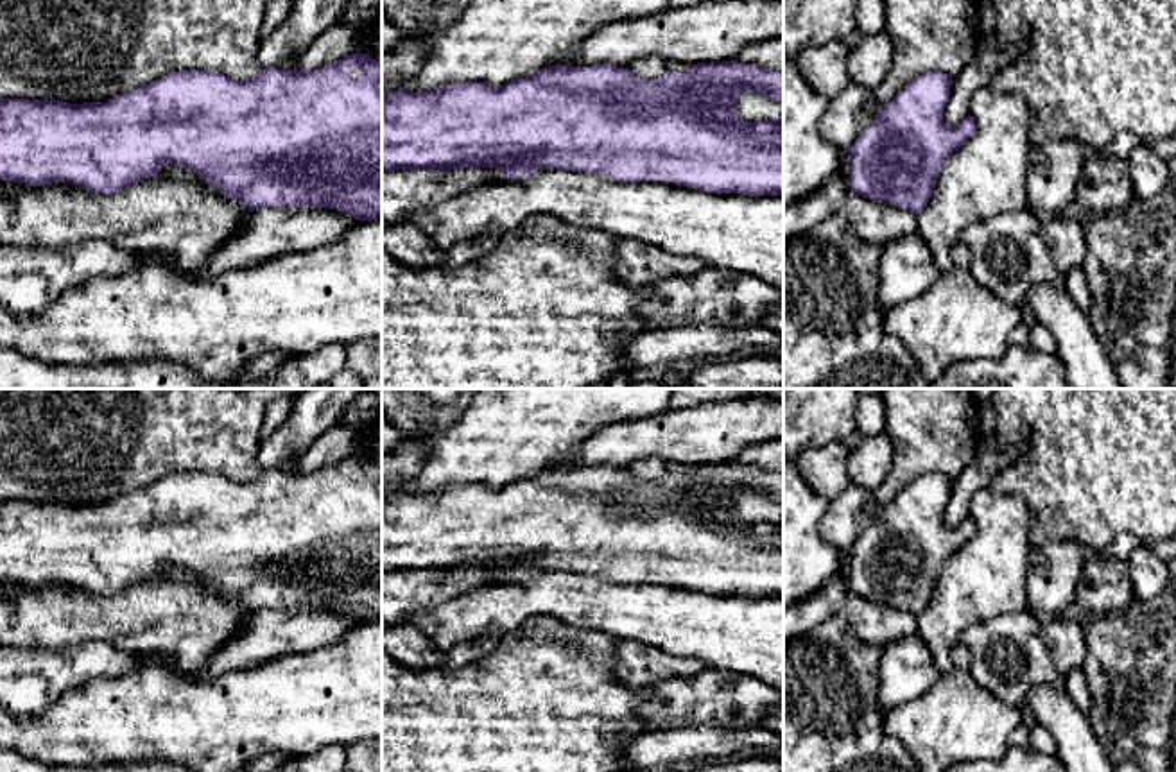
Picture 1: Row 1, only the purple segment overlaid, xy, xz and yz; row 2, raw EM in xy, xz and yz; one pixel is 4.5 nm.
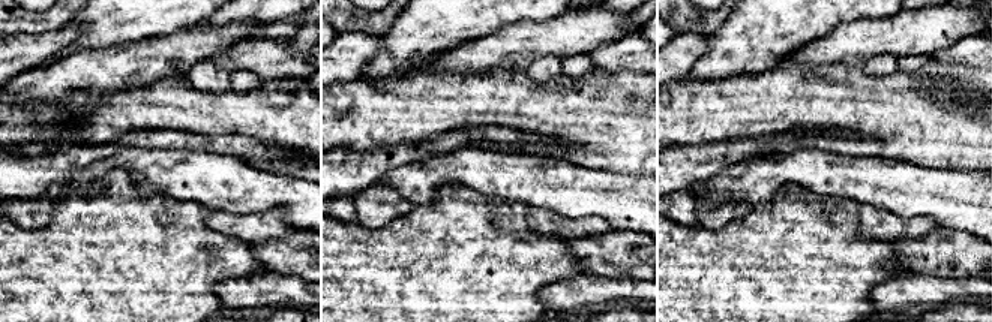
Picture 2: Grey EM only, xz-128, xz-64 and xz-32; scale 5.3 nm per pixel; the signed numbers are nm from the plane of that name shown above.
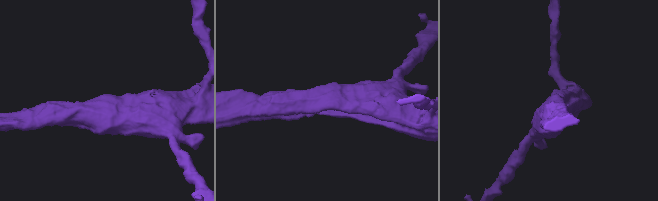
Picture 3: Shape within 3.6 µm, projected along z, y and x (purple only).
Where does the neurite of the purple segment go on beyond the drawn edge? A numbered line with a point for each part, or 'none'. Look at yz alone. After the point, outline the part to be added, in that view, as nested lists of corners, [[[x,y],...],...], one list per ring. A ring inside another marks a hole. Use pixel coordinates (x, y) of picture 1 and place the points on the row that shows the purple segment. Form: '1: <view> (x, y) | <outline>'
none

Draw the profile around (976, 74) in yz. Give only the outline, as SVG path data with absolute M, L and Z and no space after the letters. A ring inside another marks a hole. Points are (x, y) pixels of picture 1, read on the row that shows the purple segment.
M981 56L973 57L963 72L952 79L950 99L947 102L943 118L945 124L954 127L970 115L972 95L990 86L995 72L984 63Z

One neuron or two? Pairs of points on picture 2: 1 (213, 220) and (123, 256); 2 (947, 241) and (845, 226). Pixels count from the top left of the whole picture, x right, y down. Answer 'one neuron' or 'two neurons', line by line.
1: two neurons
2: two neurons

